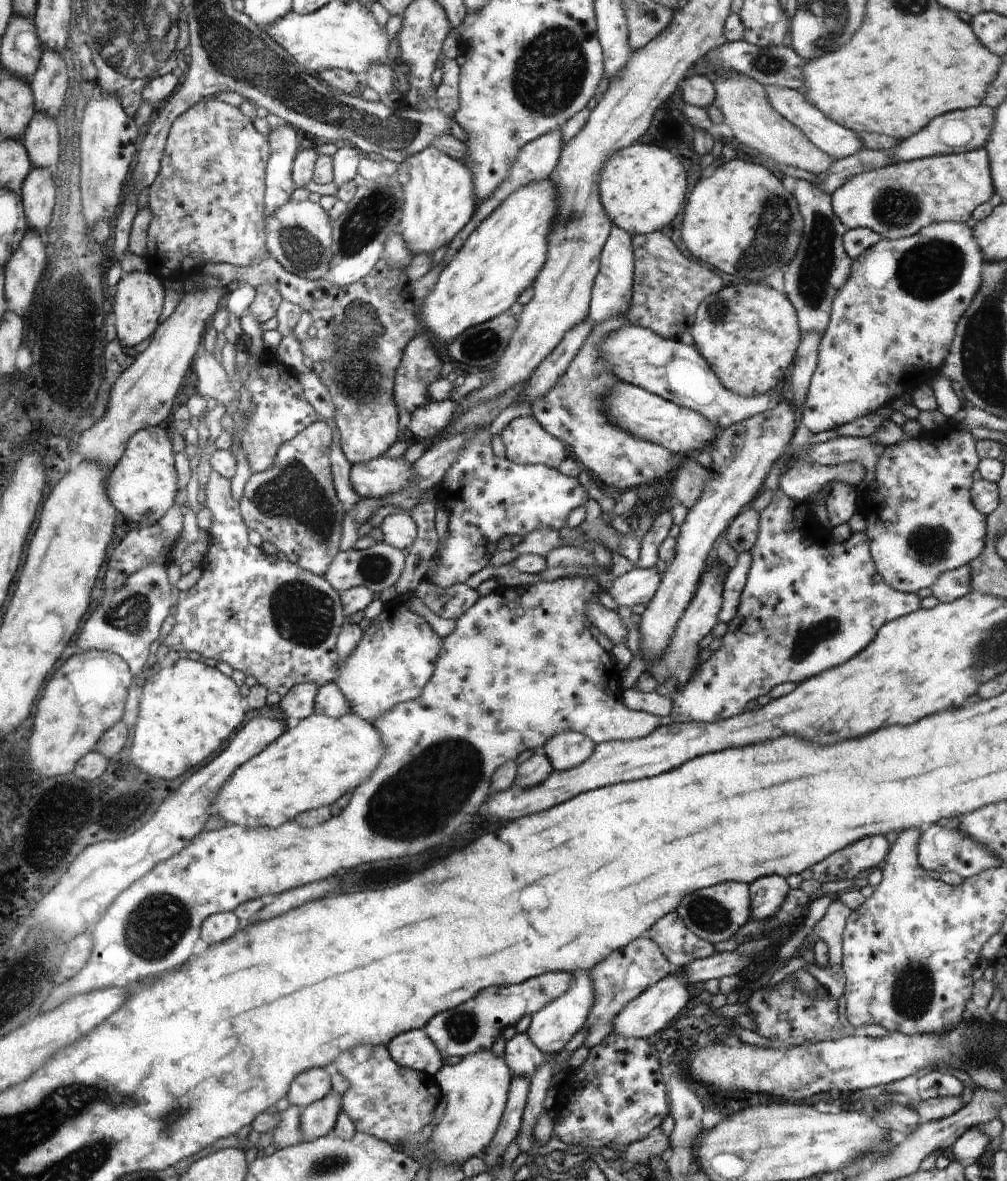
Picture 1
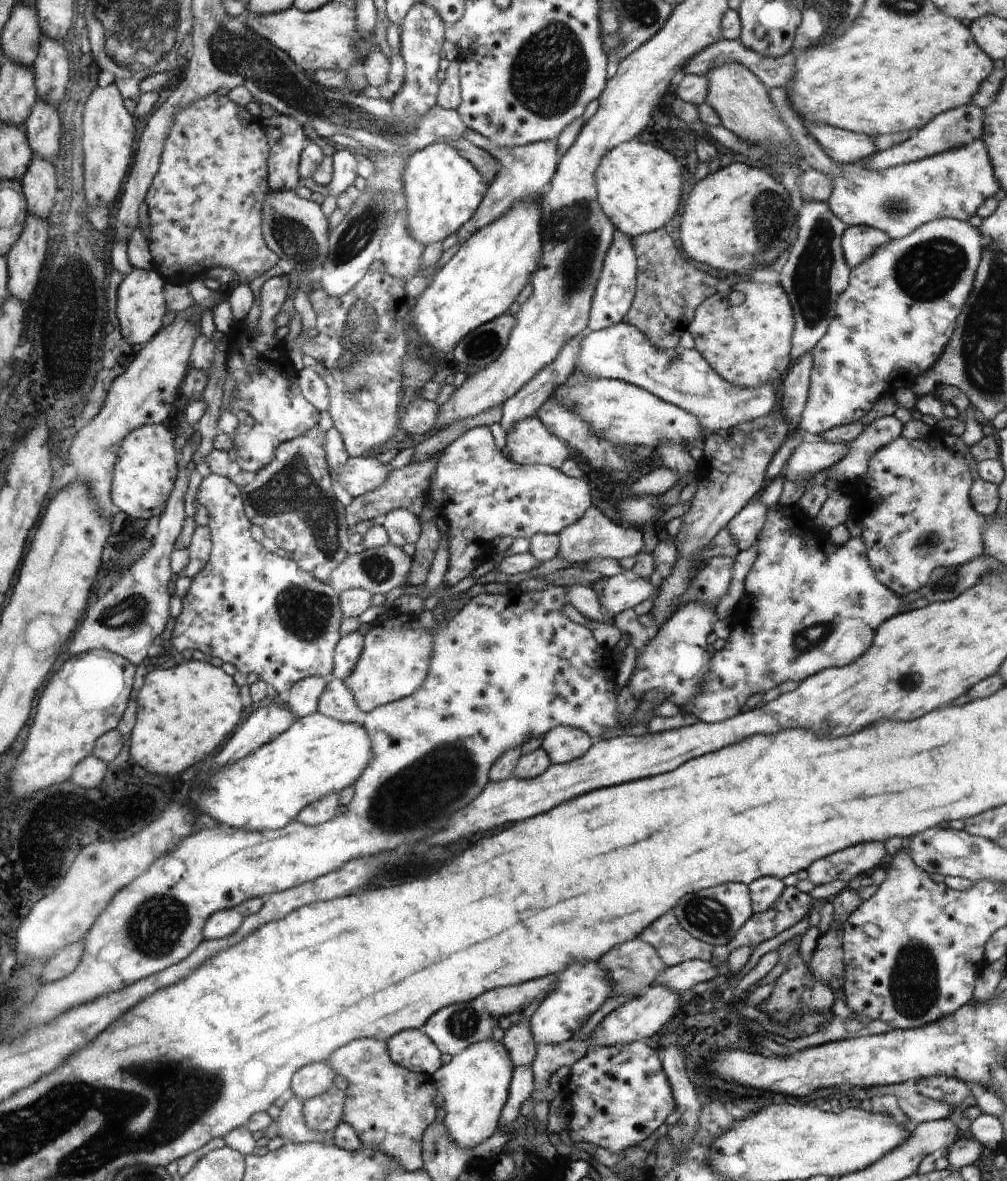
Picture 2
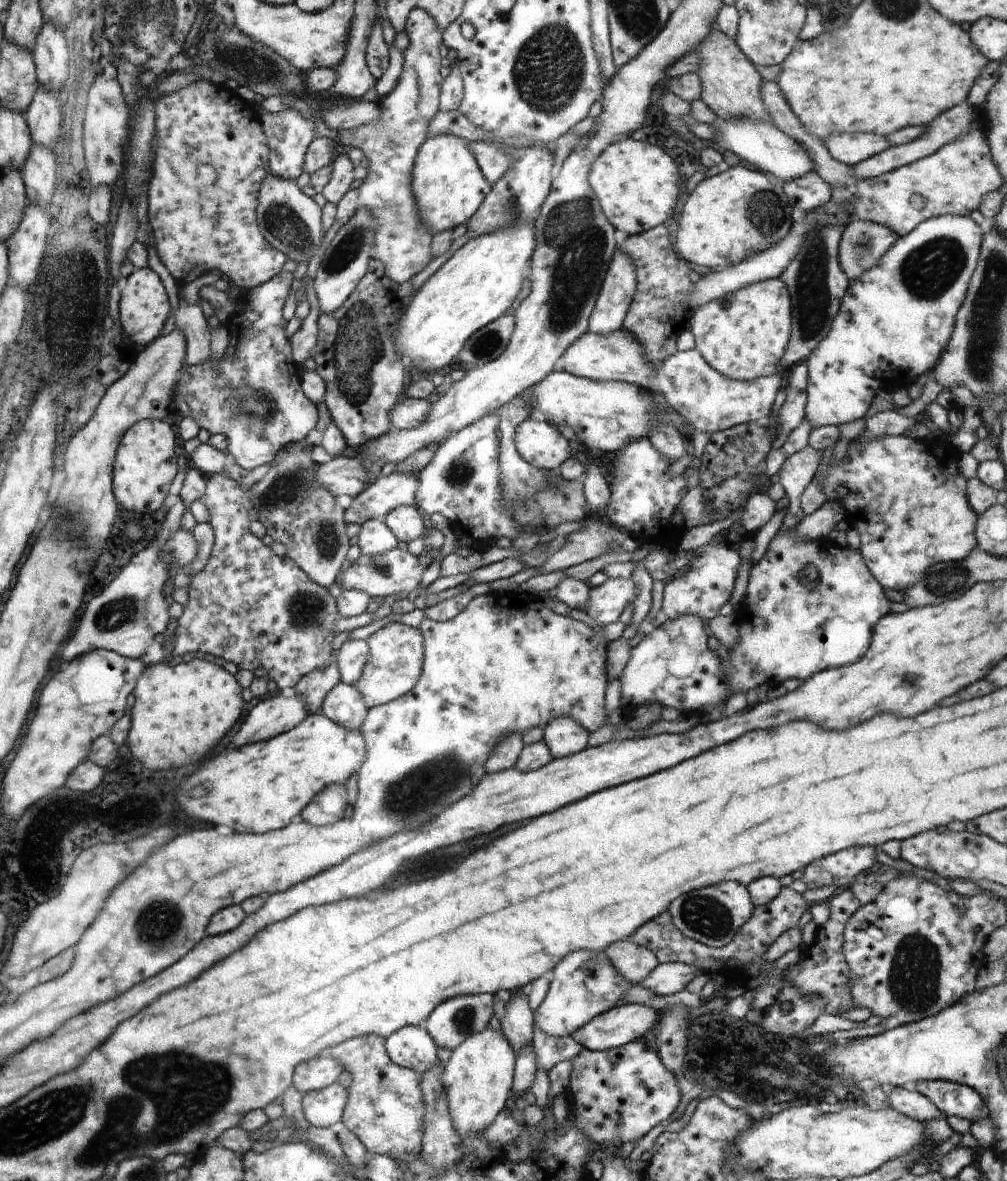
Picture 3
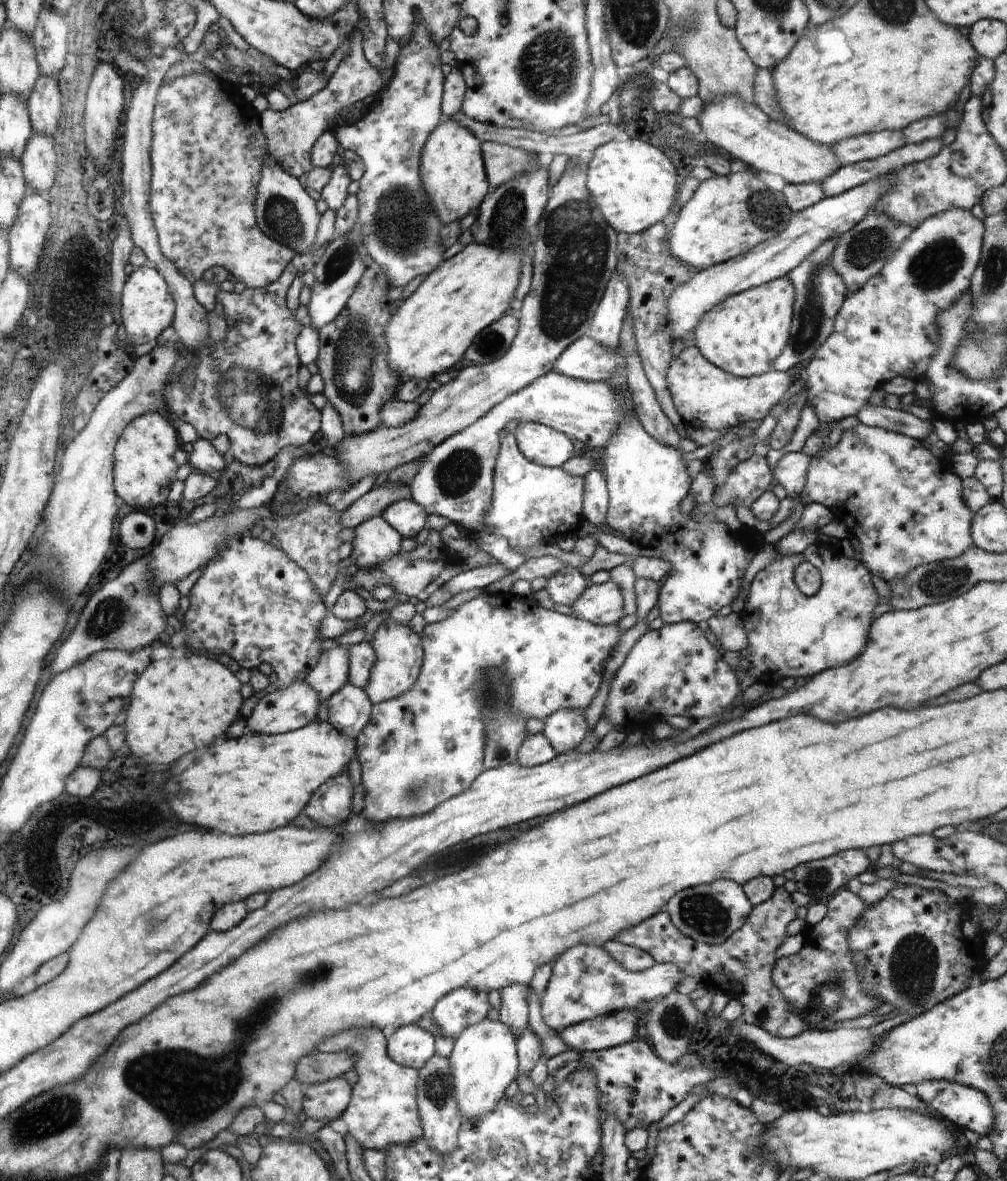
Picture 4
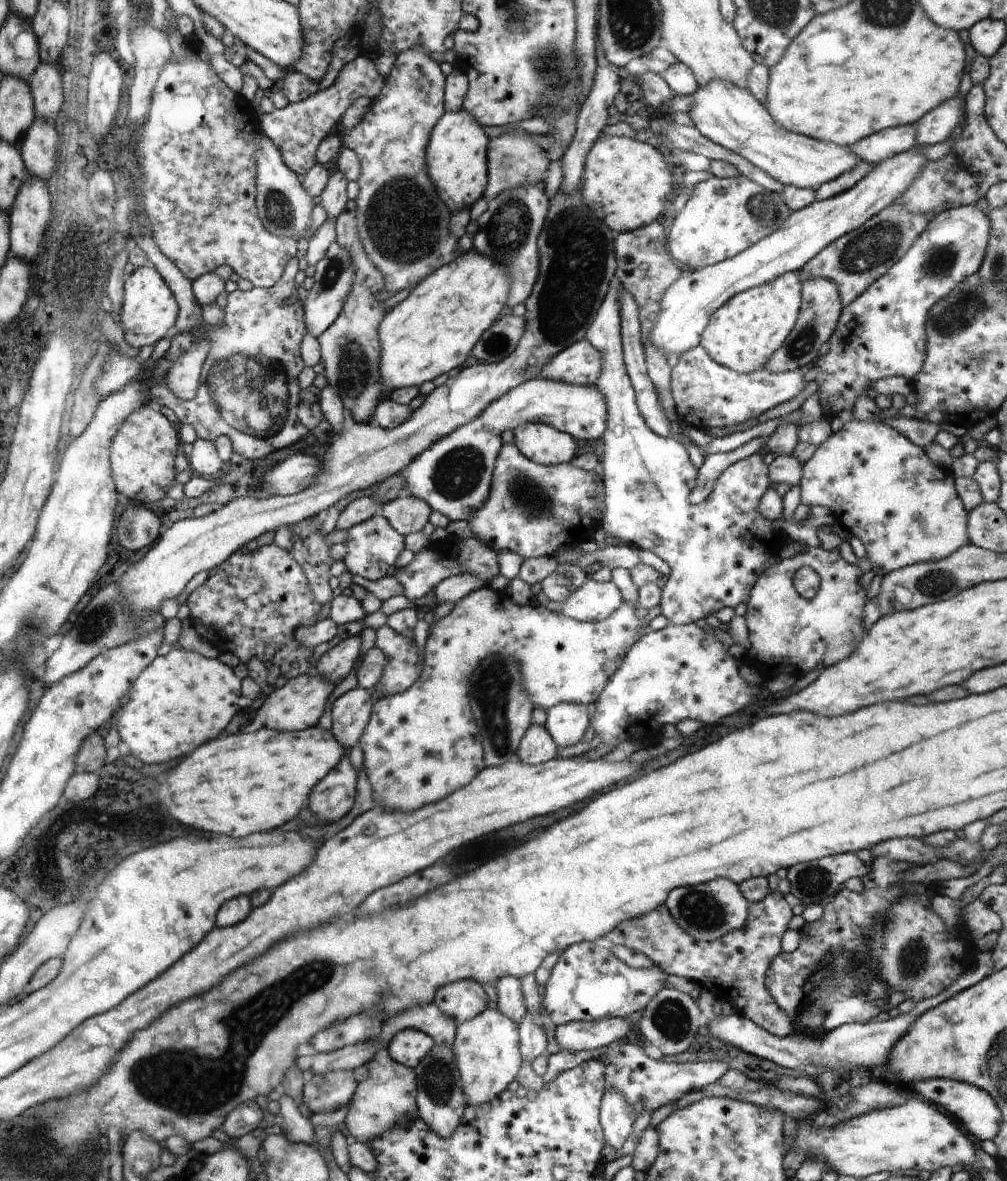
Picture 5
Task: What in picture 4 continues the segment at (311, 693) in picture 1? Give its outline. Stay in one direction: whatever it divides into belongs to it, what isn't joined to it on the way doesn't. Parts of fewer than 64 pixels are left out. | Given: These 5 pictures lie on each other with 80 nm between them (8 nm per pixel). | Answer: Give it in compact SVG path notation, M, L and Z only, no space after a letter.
M340 645L322 652L320 662L307 674L304 682L319 695L319 702L328 700L348 682L349 646Z

